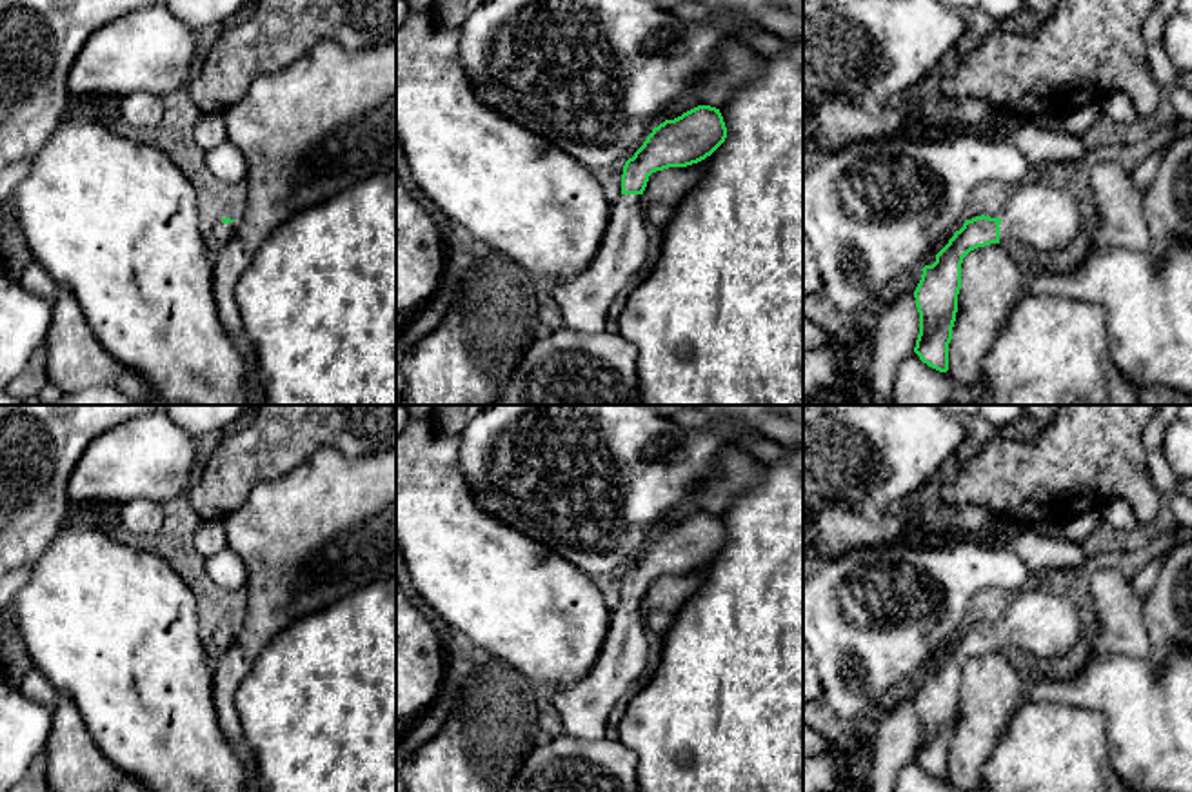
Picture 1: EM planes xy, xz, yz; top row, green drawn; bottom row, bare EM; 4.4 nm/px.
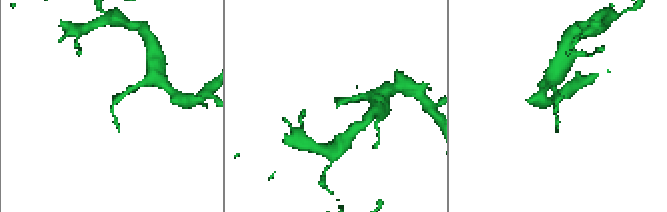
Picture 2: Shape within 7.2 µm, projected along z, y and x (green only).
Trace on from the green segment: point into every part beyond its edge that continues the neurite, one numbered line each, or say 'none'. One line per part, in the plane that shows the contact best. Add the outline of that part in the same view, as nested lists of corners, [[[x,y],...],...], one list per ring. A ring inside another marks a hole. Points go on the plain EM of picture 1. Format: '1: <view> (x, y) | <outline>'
1: yz (1042, 623) | [[[1028,587],[1008,609],[999,650],[1014,647],[1036,658],[1054,658],[1070,652],[1081,638],[1081,616],[1074,603],[1043,587]]]

